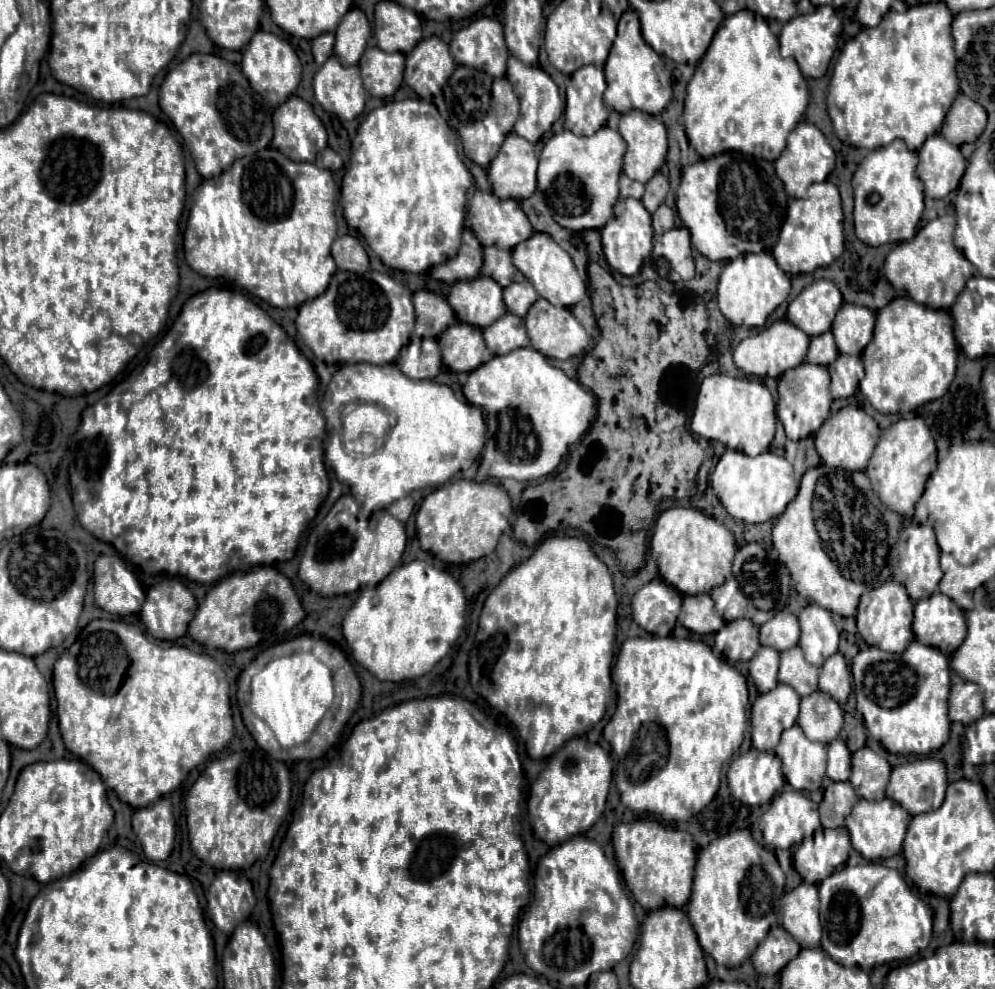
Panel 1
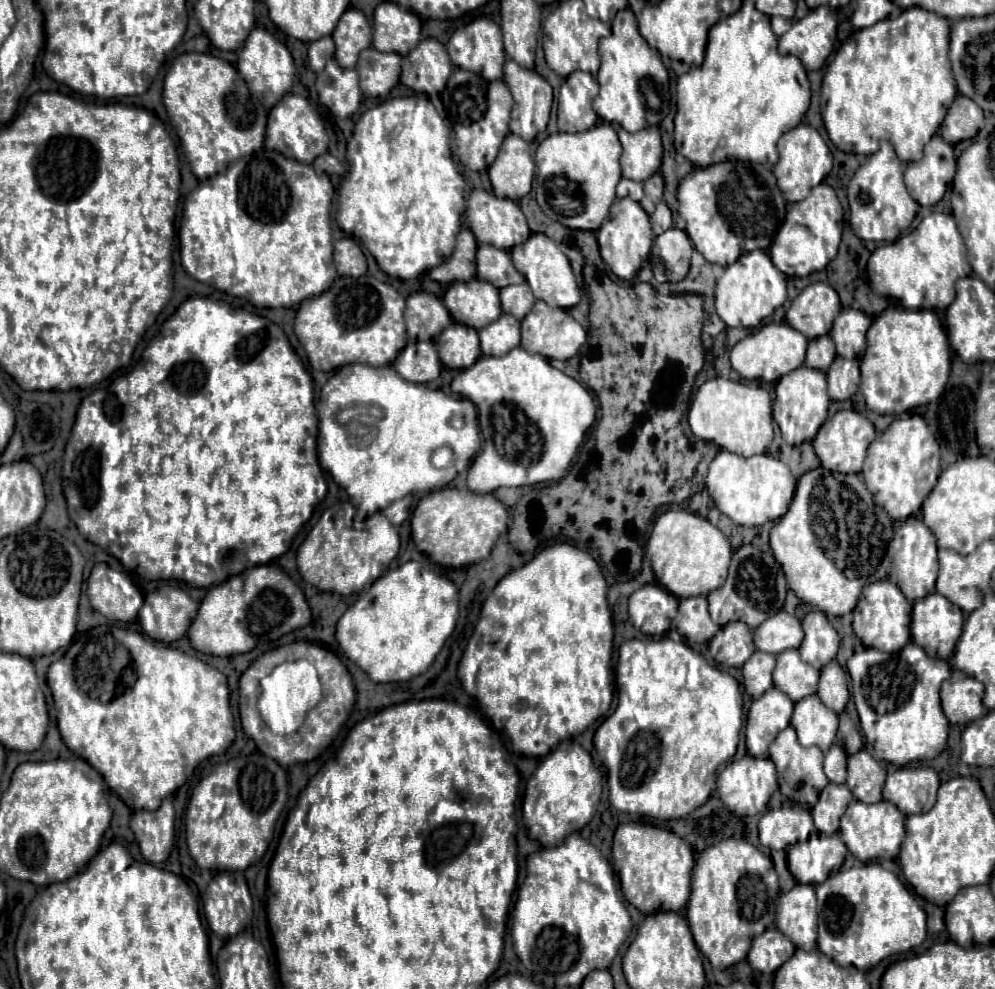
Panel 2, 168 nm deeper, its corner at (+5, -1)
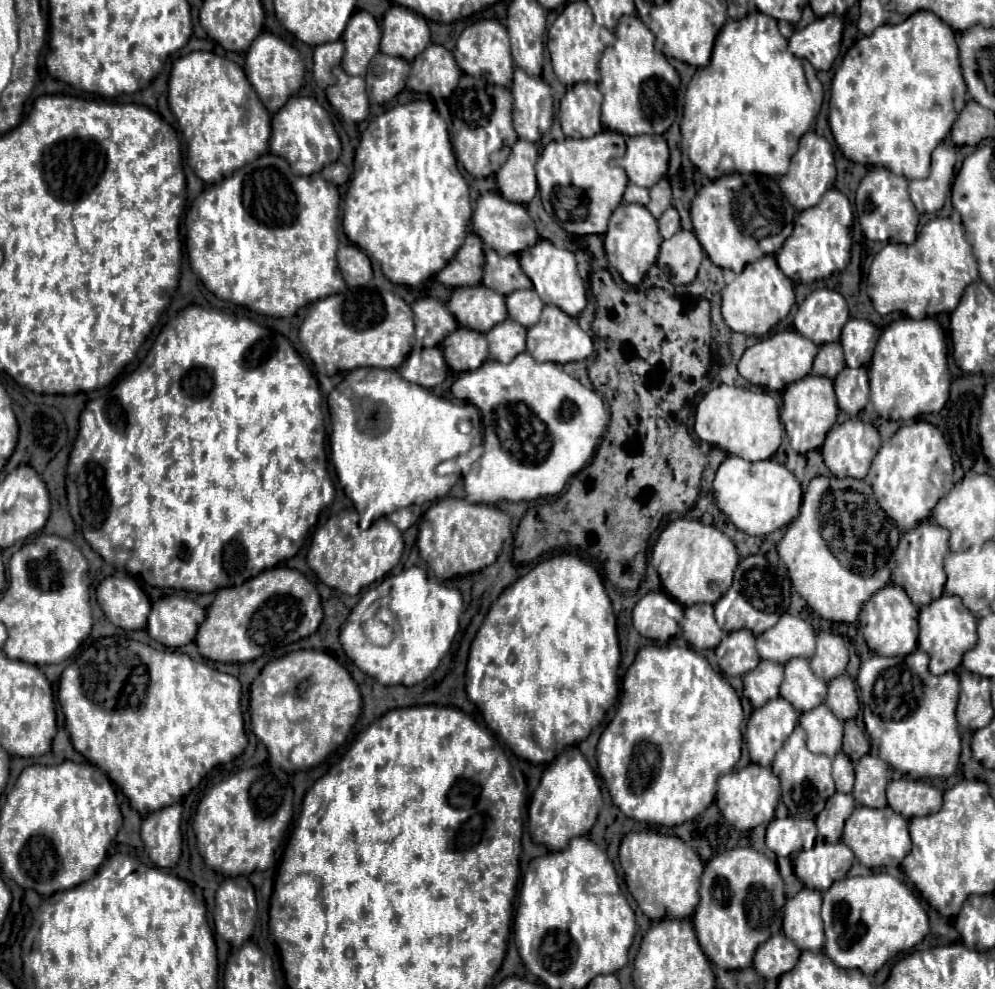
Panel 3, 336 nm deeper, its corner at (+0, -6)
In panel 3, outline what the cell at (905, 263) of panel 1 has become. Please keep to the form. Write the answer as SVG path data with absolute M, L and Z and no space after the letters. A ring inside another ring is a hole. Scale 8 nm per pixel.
M935 218L921 228L913 244L887 244L873 260L867 276L867 294L879 314L901 312L913 320L953 312L967 284L975 282L977 260L965 238L963 224Z

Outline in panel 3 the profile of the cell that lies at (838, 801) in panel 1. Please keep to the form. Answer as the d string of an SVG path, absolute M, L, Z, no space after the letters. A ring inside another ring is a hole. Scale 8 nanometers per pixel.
M835 792L835 794L827 800L825 808L821 810L821 814L819 814L817 820L815 820L819 834L821 834L827 842L831 842L831 844L839 842L839 840L841 840L841 834L843 834L843 824L845 824L845 820L847 820L847 816L853 812L855 806L857 806L857 804L855 804L855 798L853 798L851 794Z

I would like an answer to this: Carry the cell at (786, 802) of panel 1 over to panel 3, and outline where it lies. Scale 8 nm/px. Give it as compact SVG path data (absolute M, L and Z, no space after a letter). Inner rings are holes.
M777 818L767 824L767 848L777 856L791 856L803 846L803 836L793 818Z

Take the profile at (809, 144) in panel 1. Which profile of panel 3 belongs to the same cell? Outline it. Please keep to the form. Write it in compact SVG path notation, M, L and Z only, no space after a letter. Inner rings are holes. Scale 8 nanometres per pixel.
M815 132L803 134L797 152L791 156L789 172L779 178L779 188L783 188L783 194L787 196L787 200L791 200L791 204L797 210L805 210L815 206L823 196L823 192L833 186L833 182L835 182L835 158L831 144Z

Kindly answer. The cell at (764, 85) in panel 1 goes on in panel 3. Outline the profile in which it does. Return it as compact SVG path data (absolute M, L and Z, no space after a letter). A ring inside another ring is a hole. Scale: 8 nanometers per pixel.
M751 12L721 28L711 64L691 78L681 120L683 148L707 178L719 178L727 170L783 176L799 136L811 128L821 102L823 86L813 66L787 50L775 18Z

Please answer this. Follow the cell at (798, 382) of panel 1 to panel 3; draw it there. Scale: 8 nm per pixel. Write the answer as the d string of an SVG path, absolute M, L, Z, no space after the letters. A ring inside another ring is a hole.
M805 376L793 384L789 384L783 392L783 408L781 408L781 422L785 426L785 432L789 436L791 446L795 452L805 454L809 450L821 448L829 428L835 424L839 414L835 392L833 392L833 380L825 376Z

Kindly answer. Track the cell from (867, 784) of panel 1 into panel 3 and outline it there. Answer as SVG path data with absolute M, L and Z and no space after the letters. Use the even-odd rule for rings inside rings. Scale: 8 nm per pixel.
M863 756L855 764L853 796L859 804L869 808L885 808L885 788L889 784L889 764L877 756Z

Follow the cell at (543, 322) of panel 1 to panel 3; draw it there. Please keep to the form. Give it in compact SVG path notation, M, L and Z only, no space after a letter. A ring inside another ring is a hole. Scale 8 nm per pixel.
M545 306L539 324L527 330L527 352L535 356L535 360L539 362L567 364L575 360L585 360L593 352L593 342L591 342L591 336L579 328L577 318L567 316L557 306Z

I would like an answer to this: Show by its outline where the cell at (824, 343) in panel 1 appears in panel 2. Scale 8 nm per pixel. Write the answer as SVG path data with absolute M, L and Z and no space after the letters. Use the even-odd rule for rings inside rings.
M824 335L822 339L812 339L808 345L808 353L806 353L806 367L812 369L820 369L820 371L828 371L830 363L834 361L836 351L834 351L834 341L830 339L830 335Z

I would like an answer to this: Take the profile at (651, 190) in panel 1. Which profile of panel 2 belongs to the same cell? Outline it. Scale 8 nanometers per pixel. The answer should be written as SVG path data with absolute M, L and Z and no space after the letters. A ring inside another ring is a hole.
M656 173L644 181L644 197L642 197L640 205L644 207L644 211L648 215L656 209L656 203L662 201L662 193L664 193L664 179L660 173Z

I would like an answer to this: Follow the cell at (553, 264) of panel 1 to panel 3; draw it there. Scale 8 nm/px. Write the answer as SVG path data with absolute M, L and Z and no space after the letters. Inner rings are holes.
M539 240L535 246L531 246L519 254L519 262L521 262L521 270L531 278L539 298L545 304L559 306L569 316L577 316L585 308L585 304L587 304L585 288L583 288L583 280L577 274L573 252L557 248L549 240Z

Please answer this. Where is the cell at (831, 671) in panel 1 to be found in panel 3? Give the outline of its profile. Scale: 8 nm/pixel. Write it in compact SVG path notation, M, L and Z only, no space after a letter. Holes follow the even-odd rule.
M841 674L831 680L825 704L835 712L835 716L839 716L839 720L855 718L859 712L855 682L847 674Z

